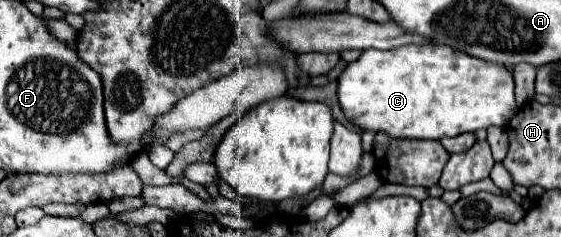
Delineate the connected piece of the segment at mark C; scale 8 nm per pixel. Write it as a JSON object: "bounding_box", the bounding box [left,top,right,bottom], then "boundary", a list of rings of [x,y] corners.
{"bounding_box":[337,45,517,139],"boundary":[[[407,45],[393,51],[363,51],[357,61],[347,63],[341,71],[337,97],[347,121],[363,131],[385,133],[393,139],[441,139],[491,125],[505,127],[517,111],[513,87],[513,75],[505,65],[467,57],[467,53],[447,49],[447,45]]]}

